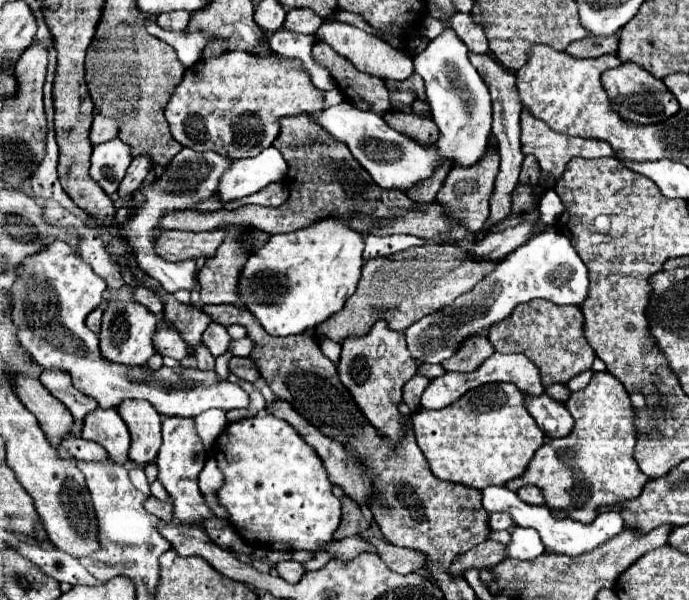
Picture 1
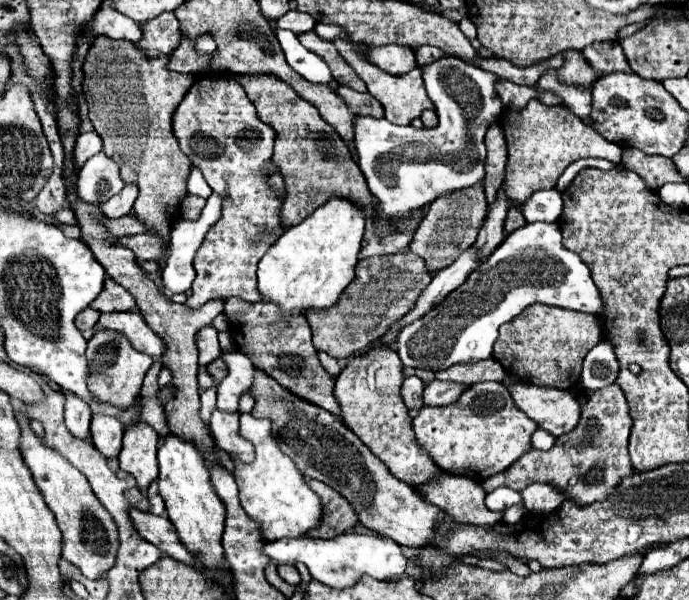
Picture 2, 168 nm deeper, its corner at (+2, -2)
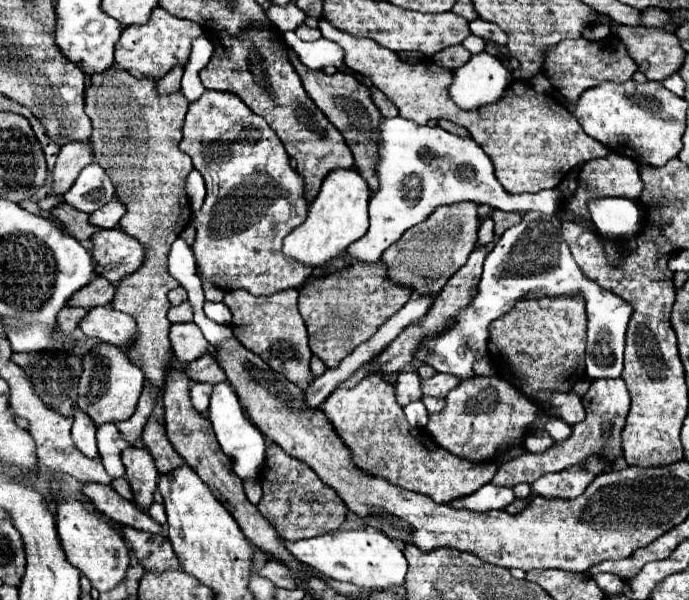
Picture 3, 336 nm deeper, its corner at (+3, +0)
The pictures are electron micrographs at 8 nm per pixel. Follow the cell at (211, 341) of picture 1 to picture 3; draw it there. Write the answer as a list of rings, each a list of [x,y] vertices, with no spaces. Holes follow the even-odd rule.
[[[174,323],[170,327],[170,343],[180,363],[192,363],[208,351],[208,341],[196,323]]]

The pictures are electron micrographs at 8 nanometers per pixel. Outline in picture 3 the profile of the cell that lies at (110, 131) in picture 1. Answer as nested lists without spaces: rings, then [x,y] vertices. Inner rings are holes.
[[[70,141],[60,149],[56,167],[54,167],[54,193],[64,195],[68,187],[76,181],[76,175],[94,161],[92,153],[92,143],[80,143],[80,141]]]

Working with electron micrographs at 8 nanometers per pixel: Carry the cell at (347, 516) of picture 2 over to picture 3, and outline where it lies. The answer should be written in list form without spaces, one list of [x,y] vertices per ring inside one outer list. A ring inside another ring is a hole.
[[[270,445],[266,449],[266,463],[262,473],[258,475],[258,483],[264,489],[258,511],[274,525],[276,533],[286,541],[310,539],[320,535],[320,531],[334,533],[346,519],[348,509],[338,497],[338,493],[326,483],[322,483],[310,467],[286,455],[284,449],[278,445]]]

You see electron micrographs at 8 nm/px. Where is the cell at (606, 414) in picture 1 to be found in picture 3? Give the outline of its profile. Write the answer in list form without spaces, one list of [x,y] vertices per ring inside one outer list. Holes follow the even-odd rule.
[[[598,379],[592,381],[588,393],[582,397],[584,409],[586,409],[586,419],[582,423],[576,423],[572,427],[572,433],[568,439],[554,443],[548,451],[534,455],[530,451],[524,451],[524,455],[516,455],[510,461],[504,461],[498,465],[498,471],[490,483],[494,485],[504,485],[504,487],[514,487],[518,483],[528,483],[532,485],[536,479],[550,471],[564,471],[574,465],[582,465],[584,459],[588,461],[592,455],[598,455],[598,459],[608,459],[616,461],[622,457],[622,429],[626,425],[626,417],[630,411],[630,395],[622,379]]]

